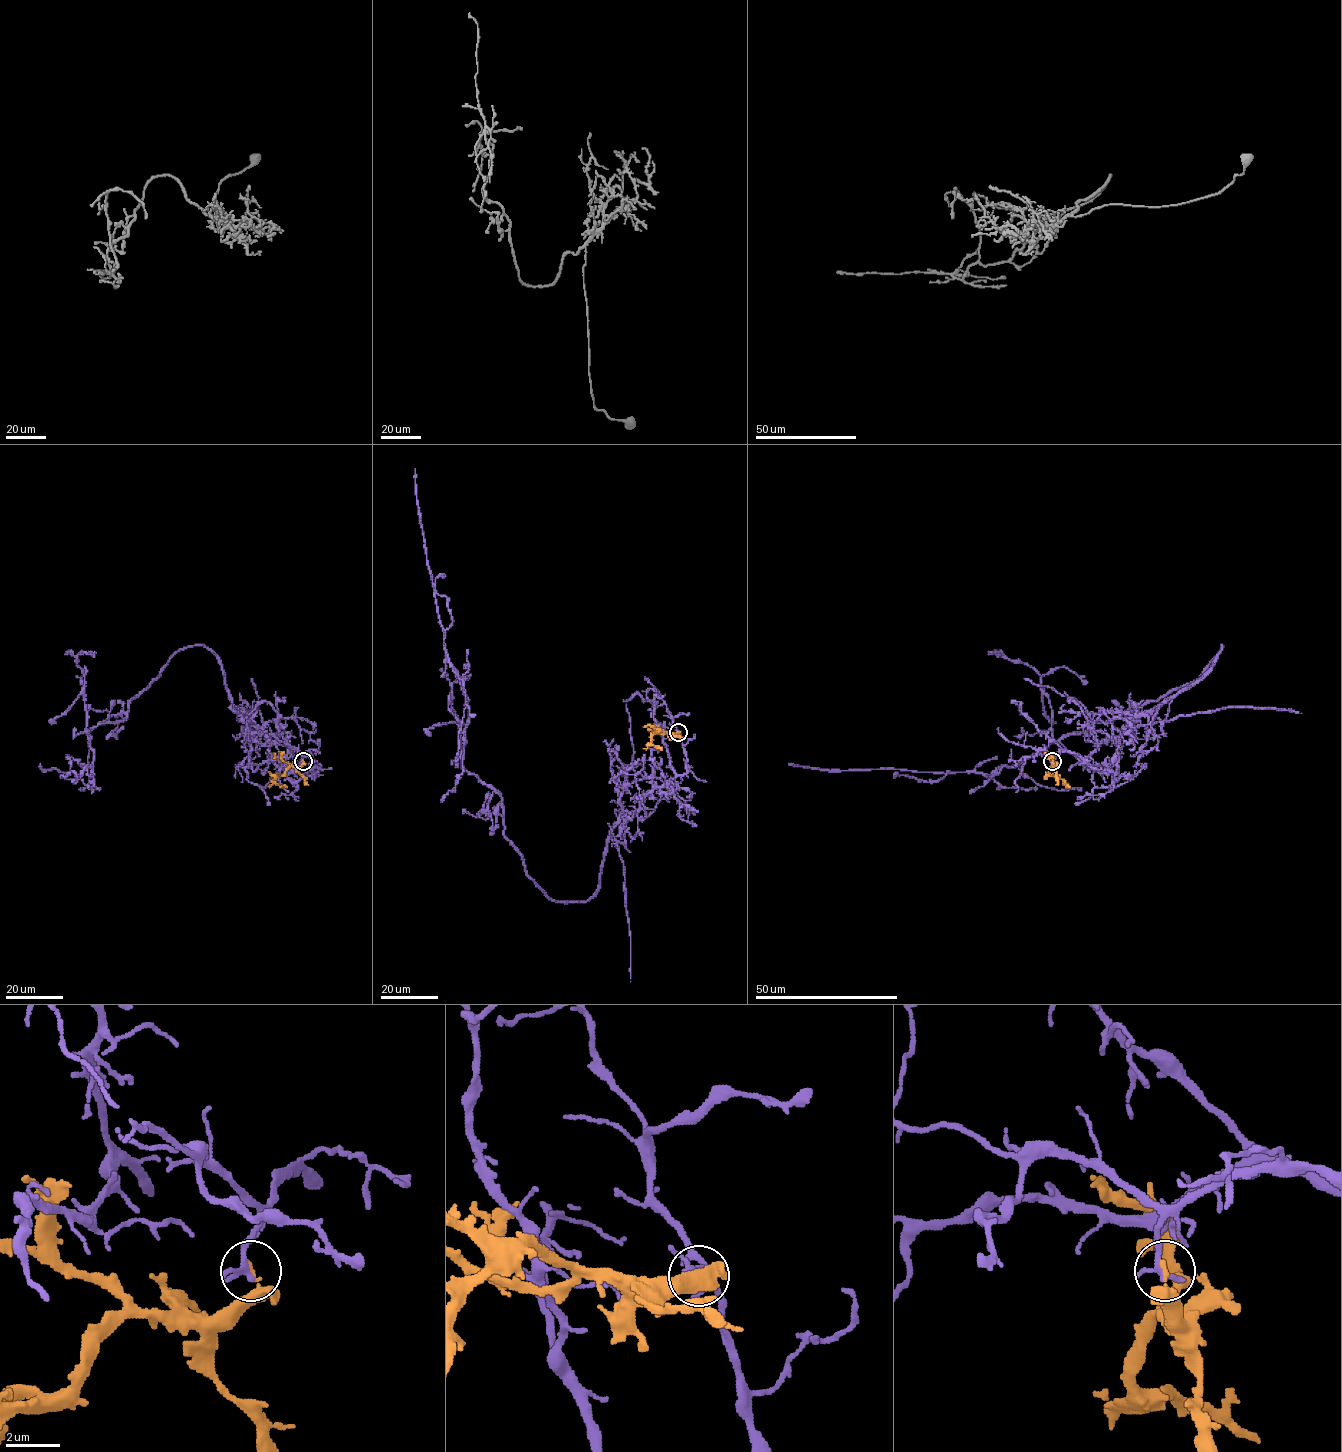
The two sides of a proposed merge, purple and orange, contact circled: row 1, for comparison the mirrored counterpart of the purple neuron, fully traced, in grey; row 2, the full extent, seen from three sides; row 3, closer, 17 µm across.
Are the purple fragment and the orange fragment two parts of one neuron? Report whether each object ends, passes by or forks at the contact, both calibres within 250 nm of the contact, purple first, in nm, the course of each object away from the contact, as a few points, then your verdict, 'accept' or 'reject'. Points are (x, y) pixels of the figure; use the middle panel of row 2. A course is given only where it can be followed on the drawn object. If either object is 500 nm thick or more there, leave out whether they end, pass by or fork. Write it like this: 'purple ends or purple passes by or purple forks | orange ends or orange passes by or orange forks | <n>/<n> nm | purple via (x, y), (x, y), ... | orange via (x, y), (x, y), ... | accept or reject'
purple passes by | orange passes by | 220/170 nm | purple via (678, 732), (686, 772), (620, 817), (592, 896), (553, 901), (463, 767), (468, 698), (415, 469) | orange via (678, 732), (659, 729), (653, 735), (650, 742), (662, 750) | reject

